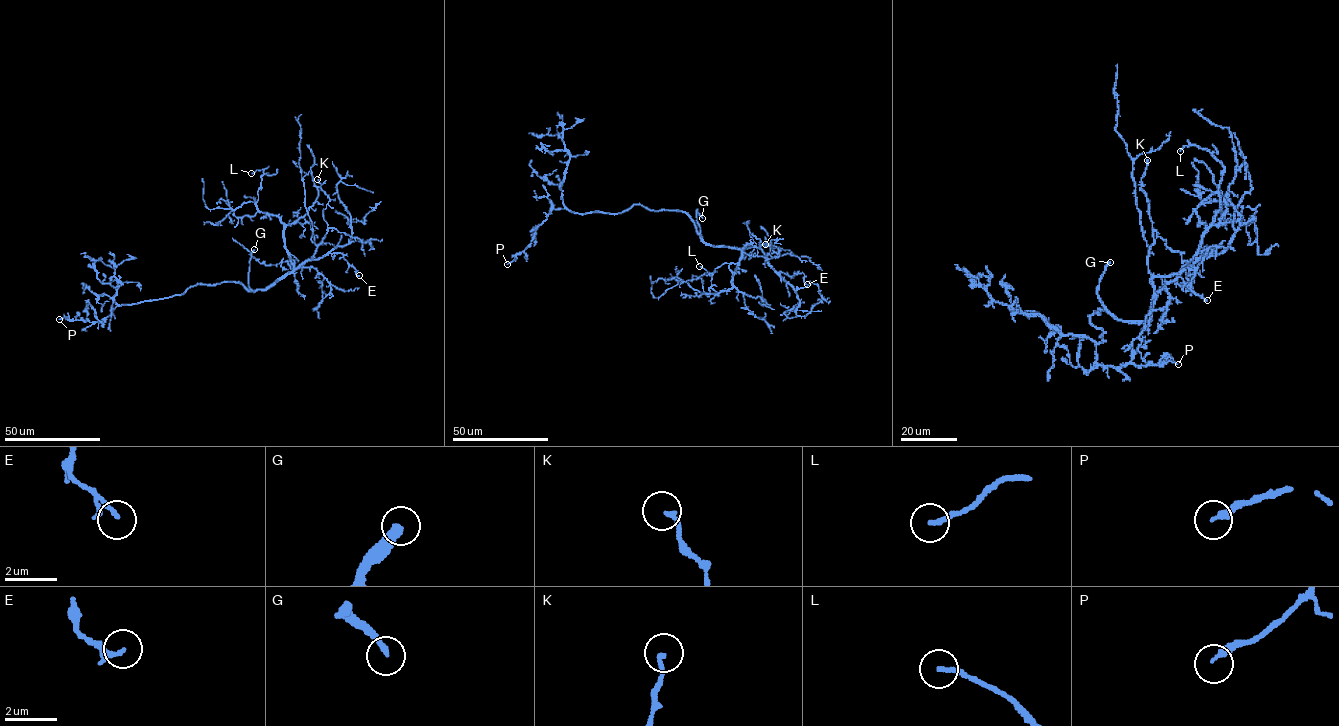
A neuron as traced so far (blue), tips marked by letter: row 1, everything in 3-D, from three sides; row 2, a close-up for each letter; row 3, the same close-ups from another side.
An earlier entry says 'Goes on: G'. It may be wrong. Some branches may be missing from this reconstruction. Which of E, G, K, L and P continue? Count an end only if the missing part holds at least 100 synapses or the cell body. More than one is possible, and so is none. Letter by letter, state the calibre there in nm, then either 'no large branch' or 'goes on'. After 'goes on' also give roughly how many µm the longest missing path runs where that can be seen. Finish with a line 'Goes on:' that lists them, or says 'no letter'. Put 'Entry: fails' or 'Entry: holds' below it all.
E: 190 nm thick; no large branch
G: 280 nm thick; goes on; about 110 µm are missing
K: 160 nm thick; no large branch
L: 180 nm thick; no large branch
P: 240 nm thick; no large branch
Goes on: G
Entry: holds

